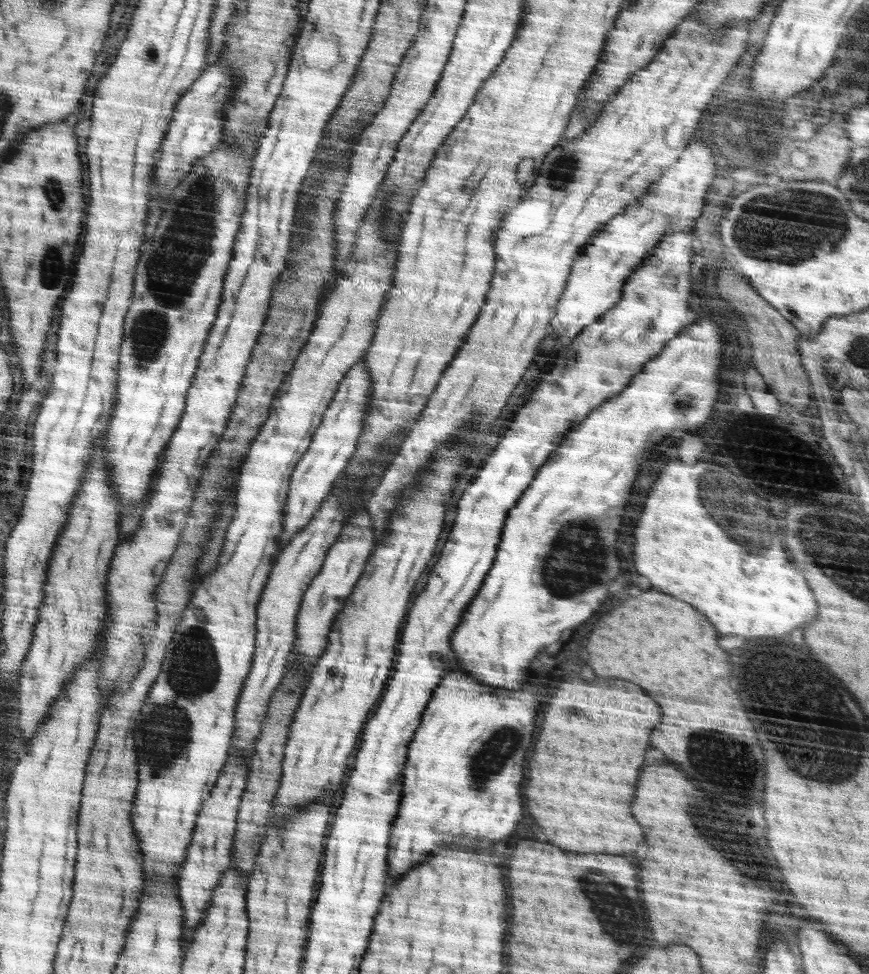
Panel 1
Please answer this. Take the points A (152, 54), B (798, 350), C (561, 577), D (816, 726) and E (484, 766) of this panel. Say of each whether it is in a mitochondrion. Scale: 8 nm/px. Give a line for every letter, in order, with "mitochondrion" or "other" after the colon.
A: other
B: other
C: mitochondrion
D: mitochondrion
E: mitochondrion

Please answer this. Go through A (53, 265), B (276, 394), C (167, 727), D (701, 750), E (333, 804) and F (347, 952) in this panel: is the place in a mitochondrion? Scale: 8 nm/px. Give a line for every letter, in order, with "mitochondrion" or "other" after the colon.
A: mitochondrion
B: other
C: mitochondrion
D: mitochondrion
E: other
F: other

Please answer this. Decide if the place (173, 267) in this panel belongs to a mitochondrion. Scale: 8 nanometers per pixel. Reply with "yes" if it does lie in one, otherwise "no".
yes

